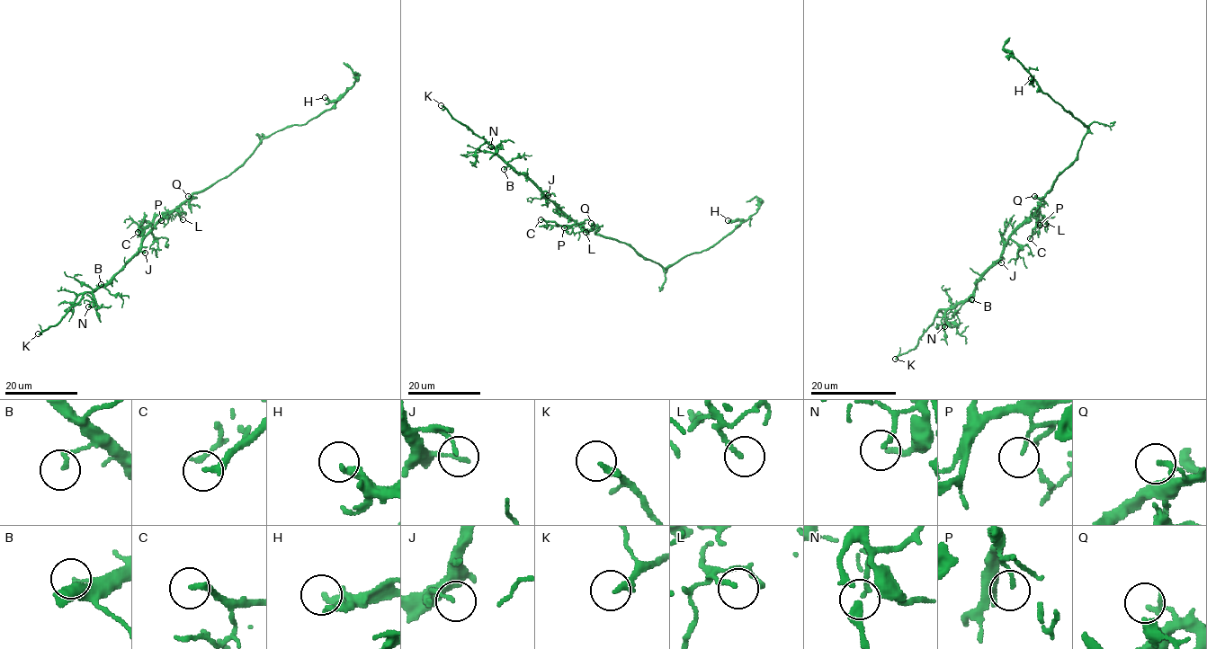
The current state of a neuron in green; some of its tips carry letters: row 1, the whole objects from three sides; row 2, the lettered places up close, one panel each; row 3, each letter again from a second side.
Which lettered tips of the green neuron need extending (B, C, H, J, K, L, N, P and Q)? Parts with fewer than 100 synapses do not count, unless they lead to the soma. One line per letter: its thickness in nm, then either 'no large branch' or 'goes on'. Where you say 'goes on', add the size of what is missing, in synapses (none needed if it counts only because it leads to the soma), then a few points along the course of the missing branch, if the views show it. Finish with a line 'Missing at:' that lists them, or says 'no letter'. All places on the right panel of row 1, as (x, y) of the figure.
B: 140 nm | no large branch
C: 240 nm | no large branch
H: 240 nm | no large branch
J: 100 nm | no large branch
K: 240 nm | goes on | (895, 359), (887, 368), (880, 368), (880, 374), (878, 377)
L: 150 nm | no large branch
N: 140 nm | no large branch
P: 110 nm | no large branch
Q: 190 nm | no large branch
Missing at: K

